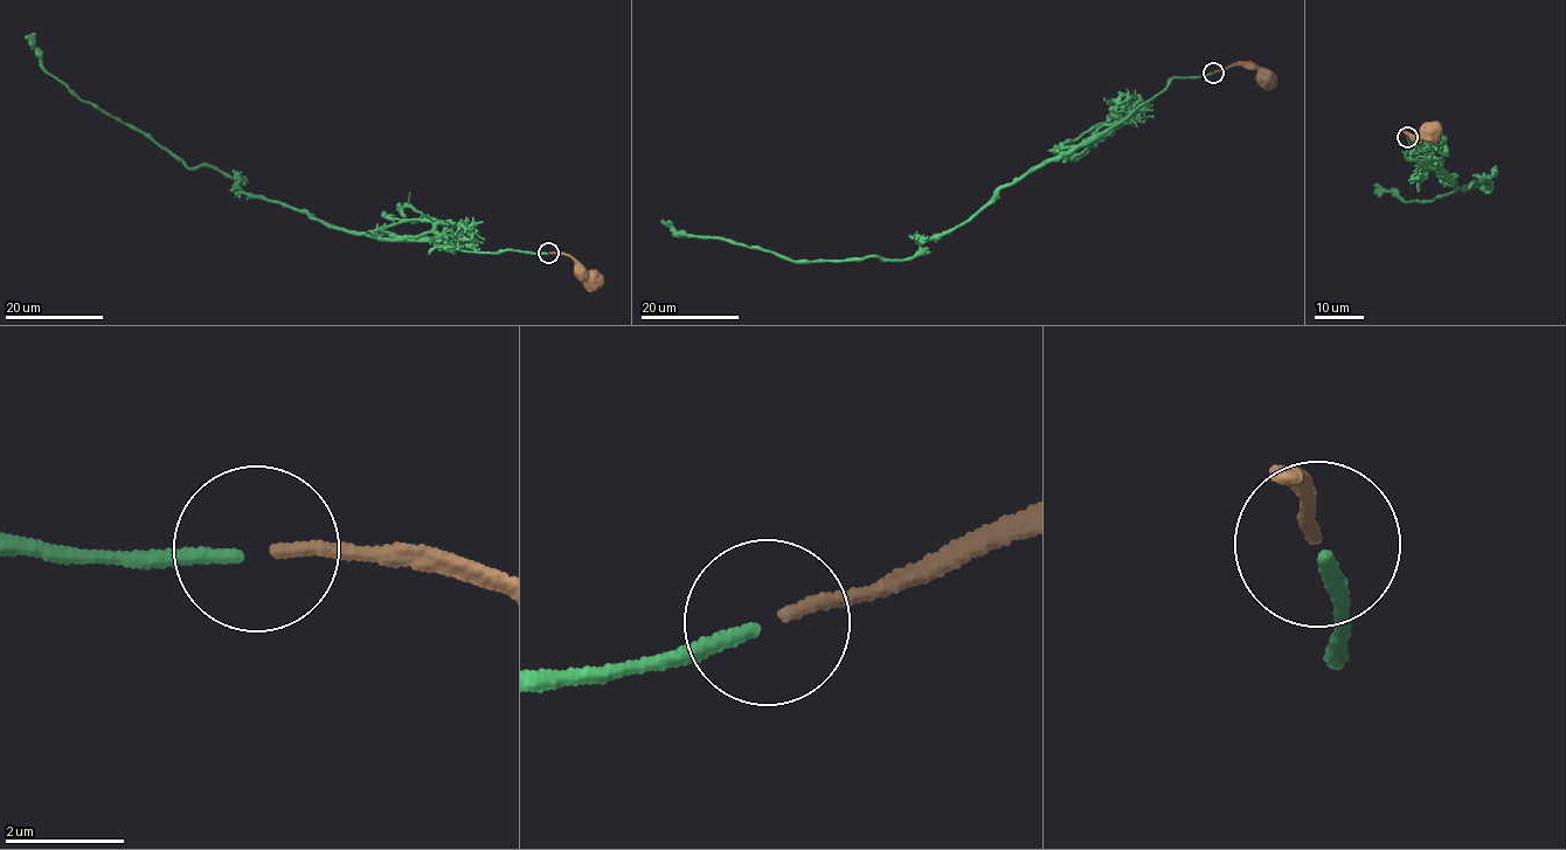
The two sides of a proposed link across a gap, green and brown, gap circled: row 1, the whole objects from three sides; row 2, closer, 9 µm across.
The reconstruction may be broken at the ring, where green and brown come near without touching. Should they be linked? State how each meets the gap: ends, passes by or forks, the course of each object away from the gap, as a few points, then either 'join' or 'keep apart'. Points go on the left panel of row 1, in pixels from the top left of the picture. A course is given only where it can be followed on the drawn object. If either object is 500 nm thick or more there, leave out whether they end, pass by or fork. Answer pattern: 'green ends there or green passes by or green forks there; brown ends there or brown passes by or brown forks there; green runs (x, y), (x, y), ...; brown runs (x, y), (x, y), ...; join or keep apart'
green ends there; brown ends there; green runs (547, 253), (468, 251), (350, 233), (247, 193), (210, 166), (188, 168), (73, 96), (23, 37); brown runs (549, 251), (570, 257), (593, 281); keep apart

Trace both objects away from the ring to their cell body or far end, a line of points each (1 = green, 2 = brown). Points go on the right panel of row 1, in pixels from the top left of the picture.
1: (1408, 137), (1405, 154), (1456, 189), (1497, 174), (1485, 191), (1427, 202), (1374, 194)
2: (1406, 136), (1406, 131), (1416, 136), (1432, 131)

